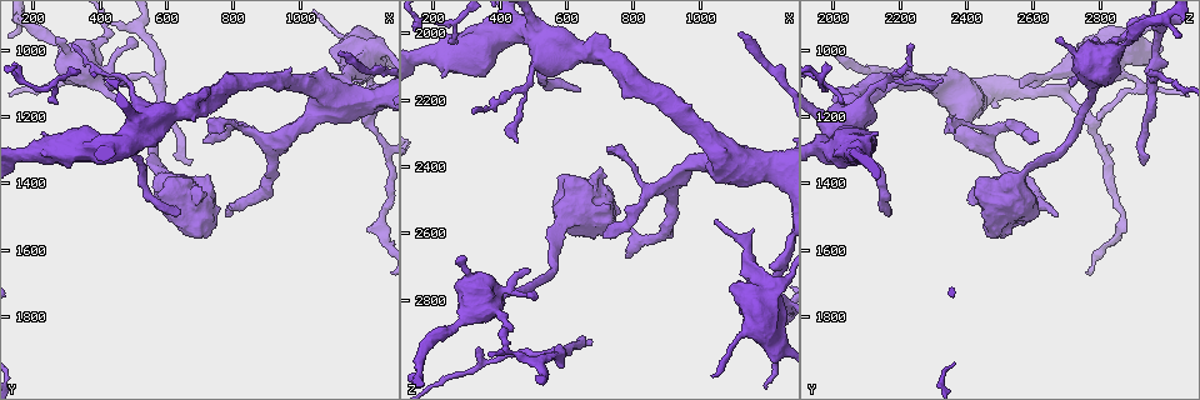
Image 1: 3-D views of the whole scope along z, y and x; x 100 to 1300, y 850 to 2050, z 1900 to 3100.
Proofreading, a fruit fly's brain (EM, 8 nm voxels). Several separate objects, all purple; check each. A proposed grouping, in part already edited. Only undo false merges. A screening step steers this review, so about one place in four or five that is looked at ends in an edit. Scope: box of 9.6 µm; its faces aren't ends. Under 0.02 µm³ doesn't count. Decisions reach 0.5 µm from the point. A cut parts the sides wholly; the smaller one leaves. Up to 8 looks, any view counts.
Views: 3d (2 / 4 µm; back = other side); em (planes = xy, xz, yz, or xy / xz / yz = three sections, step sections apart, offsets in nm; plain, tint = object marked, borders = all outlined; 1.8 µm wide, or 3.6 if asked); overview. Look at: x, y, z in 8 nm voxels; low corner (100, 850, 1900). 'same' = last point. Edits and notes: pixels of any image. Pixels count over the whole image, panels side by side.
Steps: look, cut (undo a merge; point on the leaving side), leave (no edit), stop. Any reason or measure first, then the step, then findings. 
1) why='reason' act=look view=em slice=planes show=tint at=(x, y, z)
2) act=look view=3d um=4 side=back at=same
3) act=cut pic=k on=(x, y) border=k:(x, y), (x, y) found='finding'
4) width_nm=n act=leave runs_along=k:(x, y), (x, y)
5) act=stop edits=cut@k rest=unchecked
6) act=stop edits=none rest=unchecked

why='abrupt turn' act=look view=3d um=4 at=(1200, 1020, 2780)

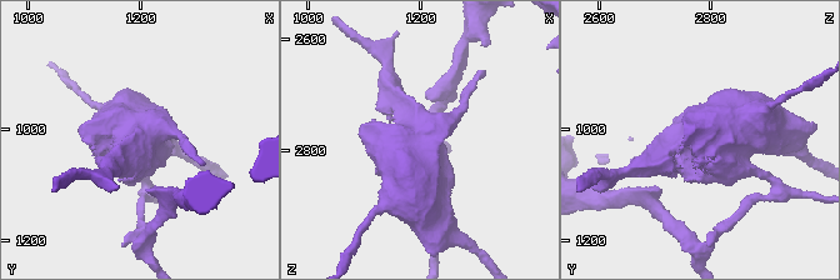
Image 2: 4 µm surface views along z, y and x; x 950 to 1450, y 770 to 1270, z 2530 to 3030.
why='now the EM' act=look view=em um=3.6 slice=planes show=borders at=(1195, 1020, 2785)

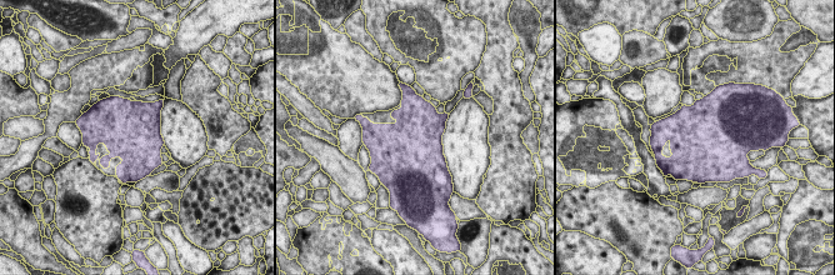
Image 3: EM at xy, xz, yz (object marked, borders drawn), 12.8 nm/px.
act=leave found='all the same neuron'

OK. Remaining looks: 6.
why='thick turns thin' act=look view=3d um=4 at=(1020, 1110, 2320)

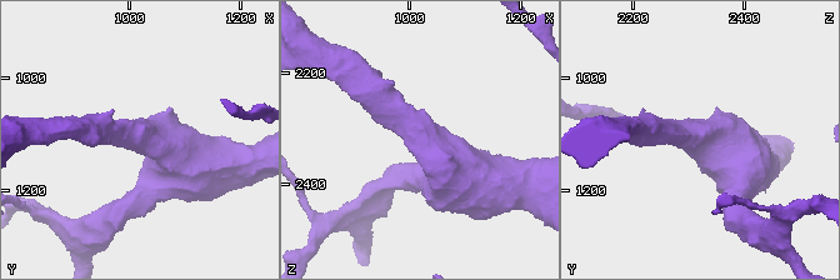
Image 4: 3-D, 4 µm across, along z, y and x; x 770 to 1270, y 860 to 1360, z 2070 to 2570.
why='shape alone is not enough' act=look view=em um=3.6 slice=planes show=borders at=(1025, 1100, 2315)

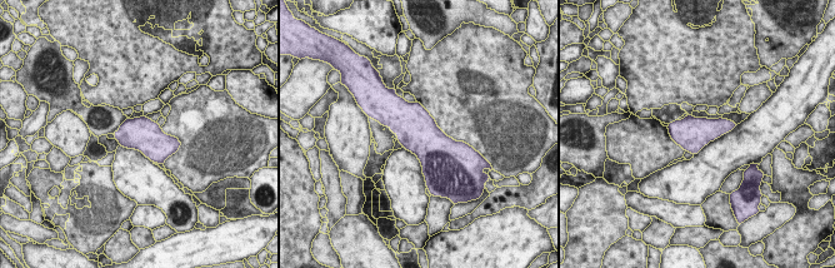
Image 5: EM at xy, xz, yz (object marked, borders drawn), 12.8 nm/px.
act=leave found='one neuron here'

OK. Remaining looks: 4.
why='abrupt turn' act=look view=em um=3.6 slice=yz step=4 show=tint at=(350, 1020, 2810)

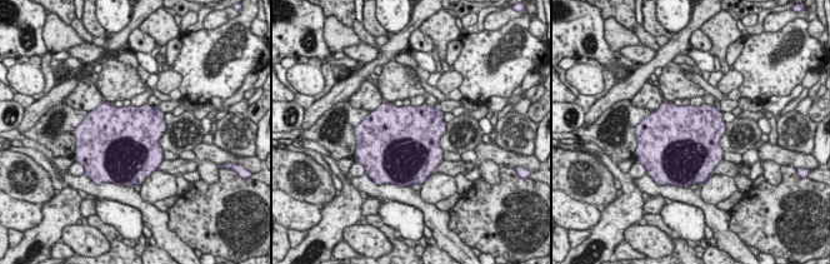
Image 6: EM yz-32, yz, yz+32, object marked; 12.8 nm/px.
act=look view=em um=3.6 slice=planes show=tint at=same

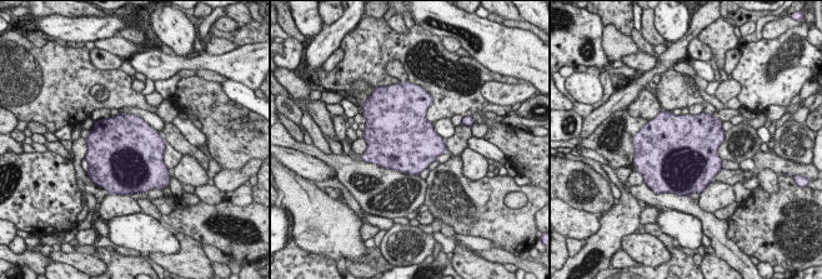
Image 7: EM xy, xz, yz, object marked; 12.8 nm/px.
width_nm=850 act=leave found='one neuron here'

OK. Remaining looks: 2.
why='two arms in line, one across' act=look view=3d um=2 at=(570, 1090, 2950)

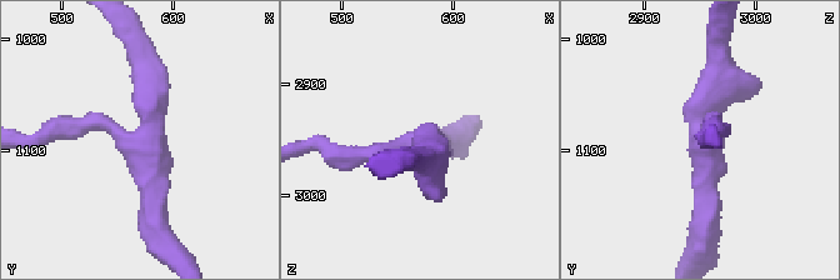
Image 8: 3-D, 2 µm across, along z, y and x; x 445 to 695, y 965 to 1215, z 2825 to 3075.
arms=3 act=look view=em slice=xz step=16 show=tint at=same

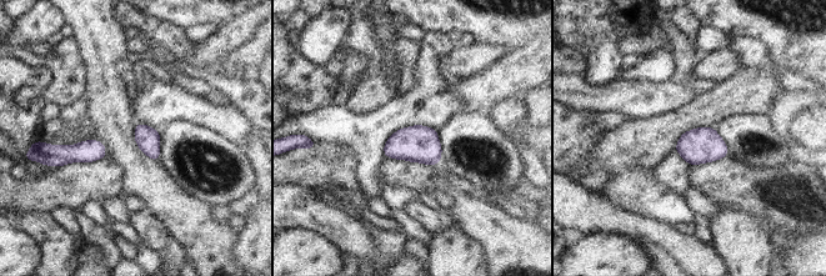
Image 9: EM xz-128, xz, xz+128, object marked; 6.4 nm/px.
act=leave found='one neuron here'

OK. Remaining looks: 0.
act=stop edits=none rest=unchecked

